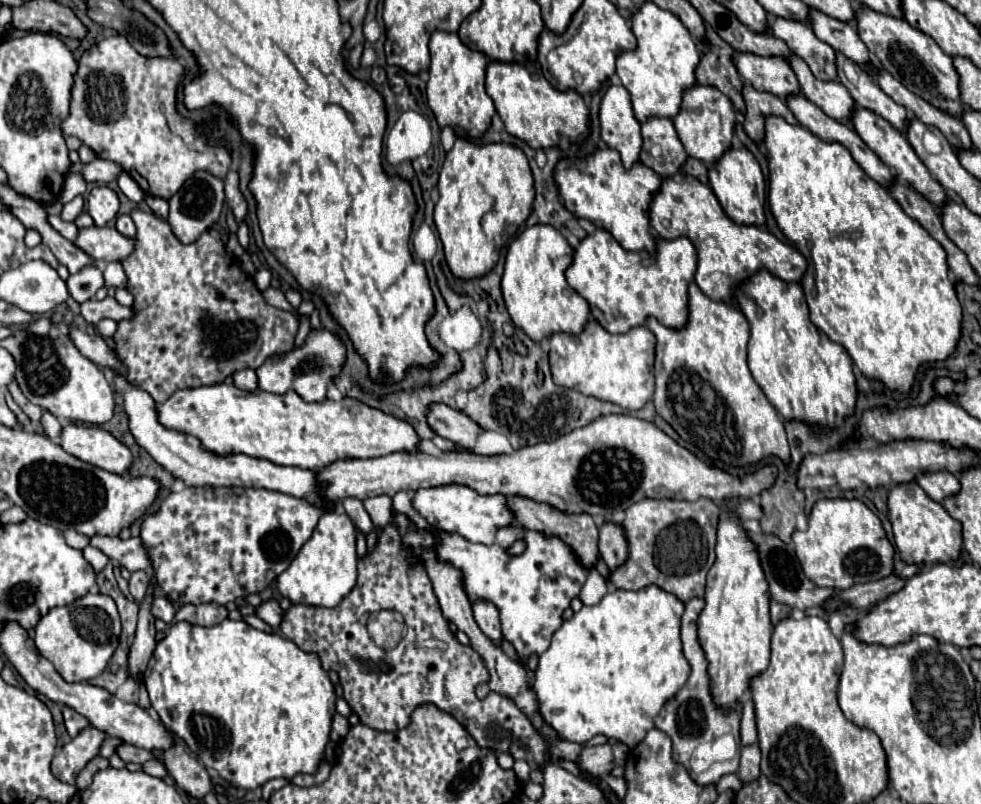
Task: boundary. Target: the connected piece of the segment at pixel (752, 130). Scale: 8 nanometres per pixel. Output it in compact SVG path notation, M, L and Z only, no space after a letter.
M752 85L744 87L744 101L746 101L746 121L744 121L744 131L748 133L748 137L754 143L764 141L764 119L770 113L778 113L778 117L790 121L790 125L798 125L798 121L794 119L794 115L790 113L790 109L786 107L786 103L778 97L774 97L772 93L762 93L756 91Z

